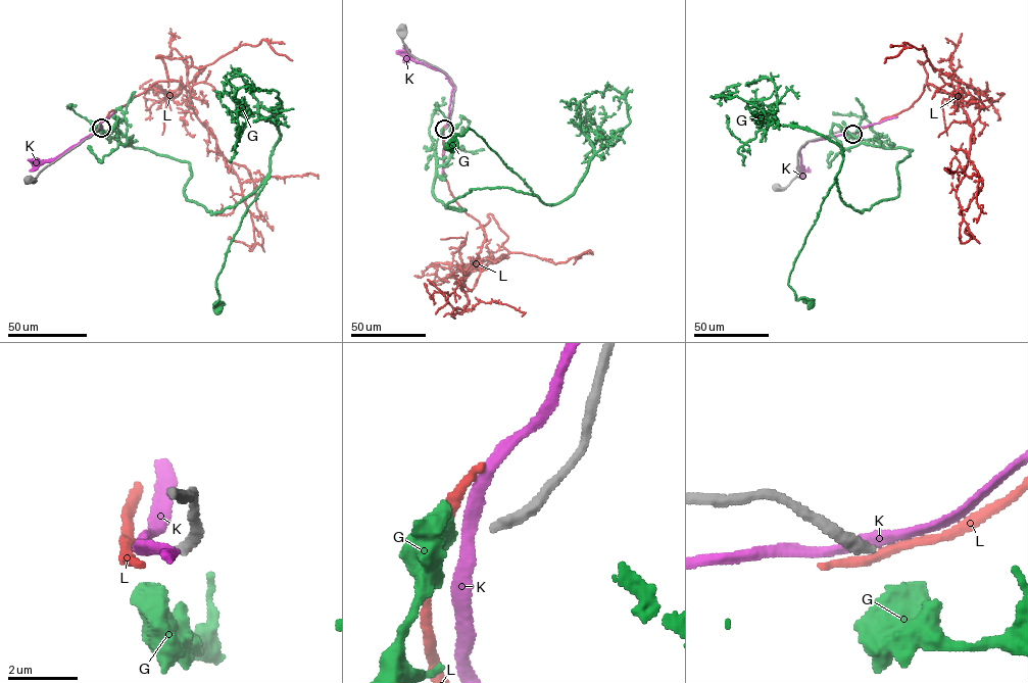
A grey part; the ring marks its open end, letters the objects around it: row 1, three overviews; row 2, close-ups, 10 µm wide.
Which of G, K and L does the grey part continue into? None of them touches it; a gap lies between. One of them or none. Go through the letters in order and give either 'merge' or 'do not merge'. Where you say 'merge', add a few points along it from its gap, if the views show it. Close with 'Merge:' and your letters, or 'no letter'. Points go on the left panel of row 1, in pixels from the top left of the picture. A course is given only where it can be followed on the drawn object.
G: do not merge
K: do not merge
L: do not merge
Merge: no letter

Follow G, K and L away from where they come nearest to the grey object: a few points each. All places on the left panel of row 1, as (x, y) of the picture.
G: (100, 130), (186, 161), (191, 178), (184, 195), (211, 213), (234, 207), (268, 175), (226, 256), (216, 308)
K: (100, 128), (53, 159), (38, 163)
L: (99, 129), (111, 110), (157, 82), (182, 84), (238, 180), (255, 245), (250, 250), (230, 236)

